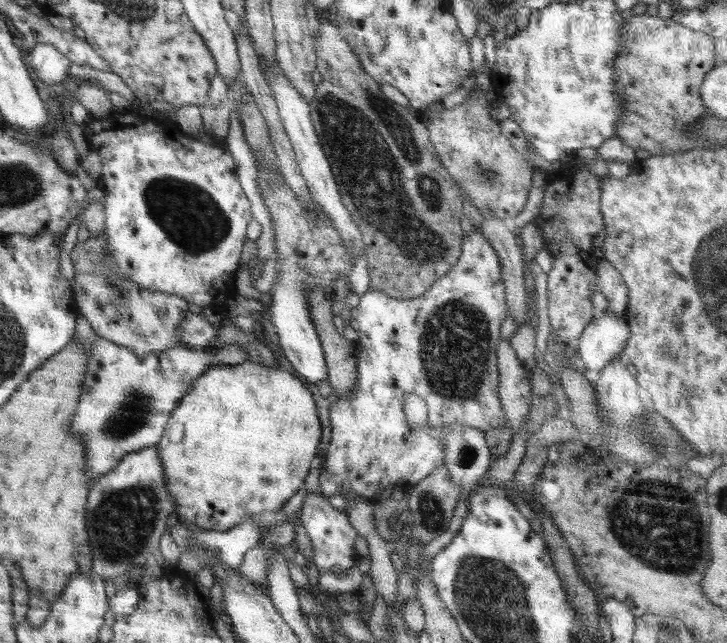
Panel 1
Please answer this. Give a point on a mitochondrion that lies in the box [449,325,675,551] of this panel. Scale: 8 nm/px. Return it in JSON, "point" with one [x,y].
{"point":[467,456]}

